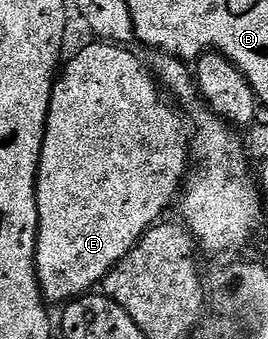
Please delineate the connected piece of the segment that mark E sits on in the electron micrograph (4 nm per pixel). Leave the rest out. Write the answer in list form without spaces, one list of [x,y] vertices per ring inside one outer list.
[[[95,42],[88,44],[72,61],[63,65],[52,86],[52,101],[48,111],[48,121],[42,142],[40,168],[36,172],[36,205],[38,206],[38,238],[36,239],[36,277],[40,283],[40,292],[45,301],[63,306],[99,285],[108,277],[134,246],[150,229],[161,223],[164,211],[173,207],[174,201],[181,195],[182,181],[190,172],[190,140],[184,137],[184,120],[177,105],[162,91],[151,67],[148,68],[131,52],[131,47],[111,42]]]

